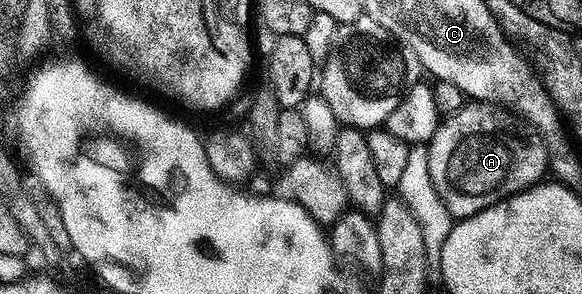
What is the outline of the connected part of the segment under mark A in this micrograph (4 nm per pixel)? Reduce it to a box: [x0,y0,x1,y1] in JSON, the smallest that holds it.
[428,101,549,220]

